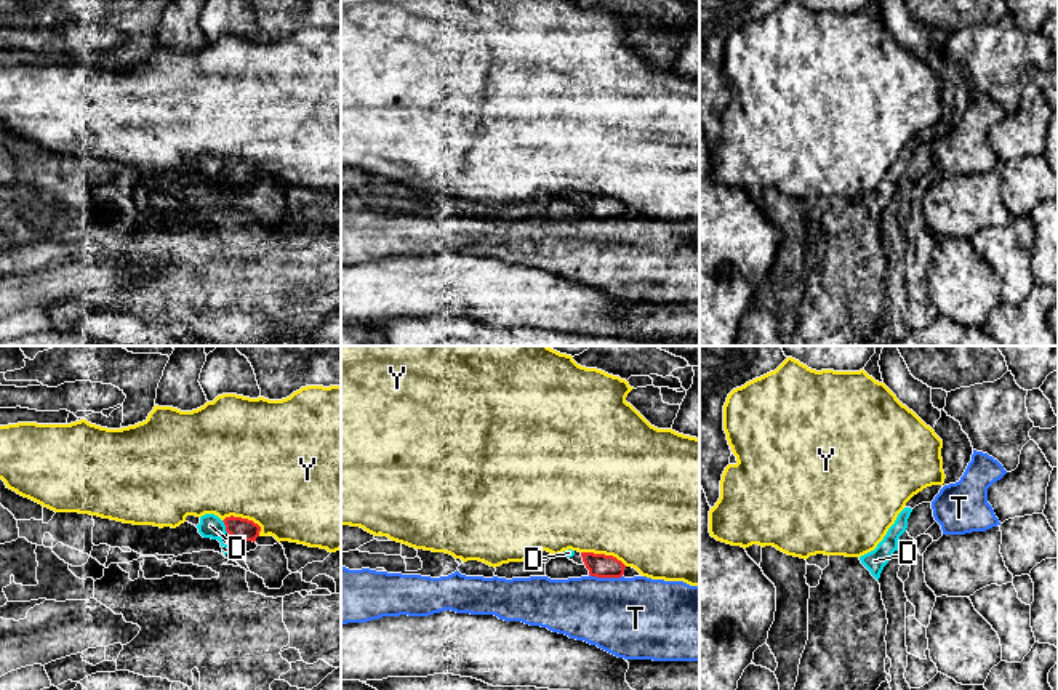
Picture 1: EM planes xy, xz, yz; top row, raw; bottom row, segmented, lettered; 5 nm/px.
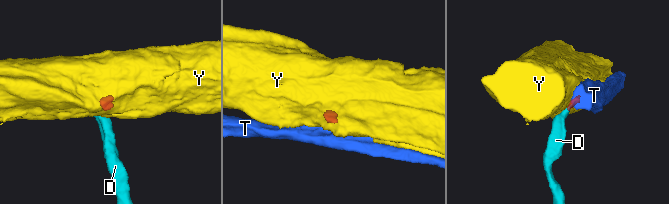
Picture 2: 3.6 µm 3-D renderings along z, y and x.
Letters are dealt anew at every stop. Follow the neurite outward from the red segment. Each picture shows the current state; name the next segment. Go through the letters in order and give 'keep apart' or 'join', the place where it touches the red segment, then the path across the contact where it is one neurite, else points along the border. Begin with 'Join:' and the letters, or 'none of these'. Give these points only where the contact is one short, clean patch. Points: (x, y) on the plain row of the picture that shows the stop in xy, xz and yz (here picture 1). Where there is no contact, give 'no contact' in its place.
Join: D
D: join; contact xy (226, 168); way xy (239, 170), (226, 168), (210, 167)
T: keep apart; contact xz (605, 218)
Y: keep apart; contact xy (245, 160); border xy (223, 160), (231, 157), (252, 160), (260, 168), (260, 176)

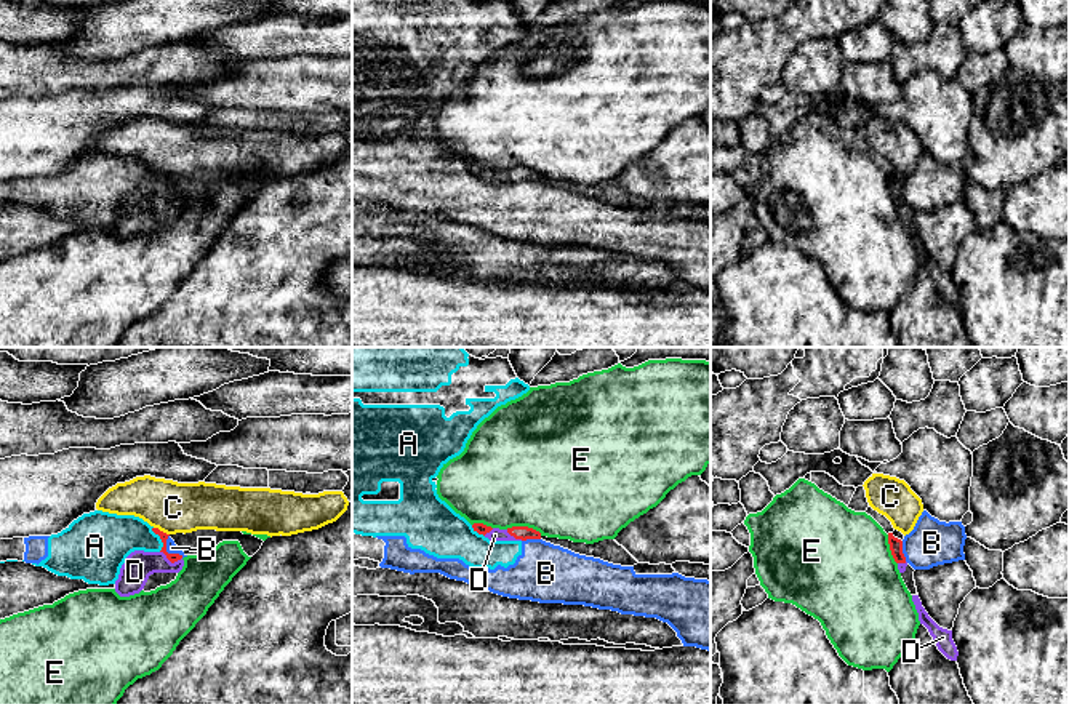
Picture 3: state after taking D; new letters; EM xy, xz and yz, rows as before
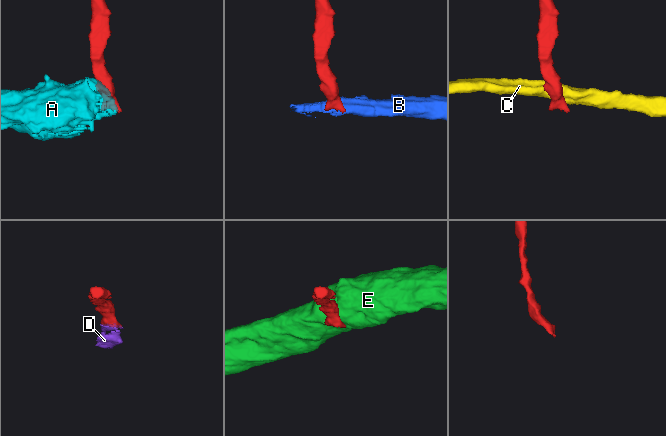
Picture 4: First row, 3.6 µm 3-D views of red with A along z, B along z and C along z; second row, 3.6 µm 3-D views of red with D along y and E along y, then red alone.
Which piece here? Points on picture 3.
Join: D
A: keep apart; contact xy (160, 180)
B: keep apart; contact xy (165, 192)
C: keep apart; contact xy (162, 173)
D: join; contact xy (172, 204); way xy (173, 199), (172, 204), (140, 207)
E: keep apart; contact xz (524, 168)

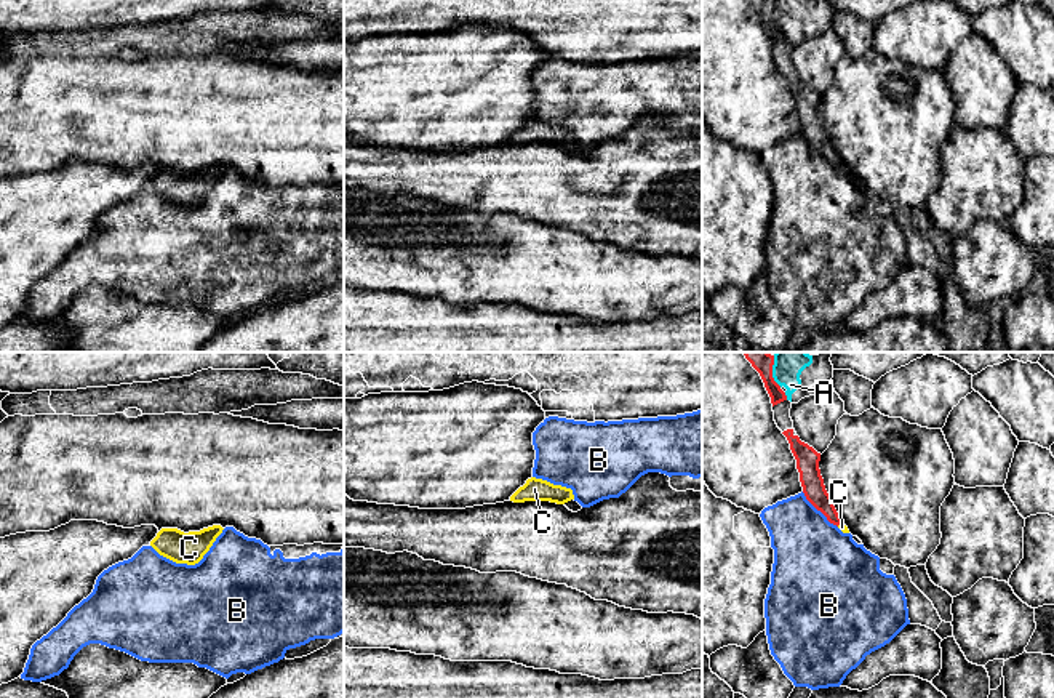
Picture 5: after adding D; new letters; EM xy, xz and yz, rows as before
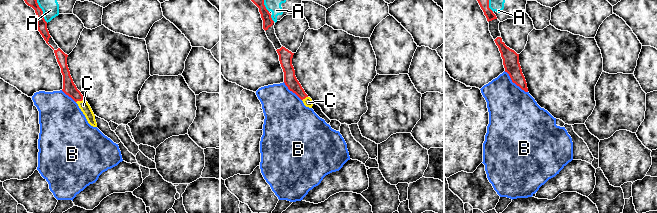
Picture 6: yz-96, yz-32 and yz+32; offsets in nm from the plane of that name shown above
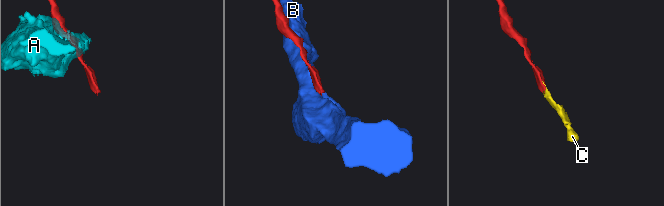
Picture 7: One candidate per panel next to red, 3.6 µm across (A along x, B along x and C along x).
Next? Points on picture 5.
Join: C
A: keep apart; contact yz (786, 37)
B: keep apart; contact yz (819, 151)
C: join; contact yz (838, 165); way yz (813, 127), (816, 136), (838, 165), (842, 168)

